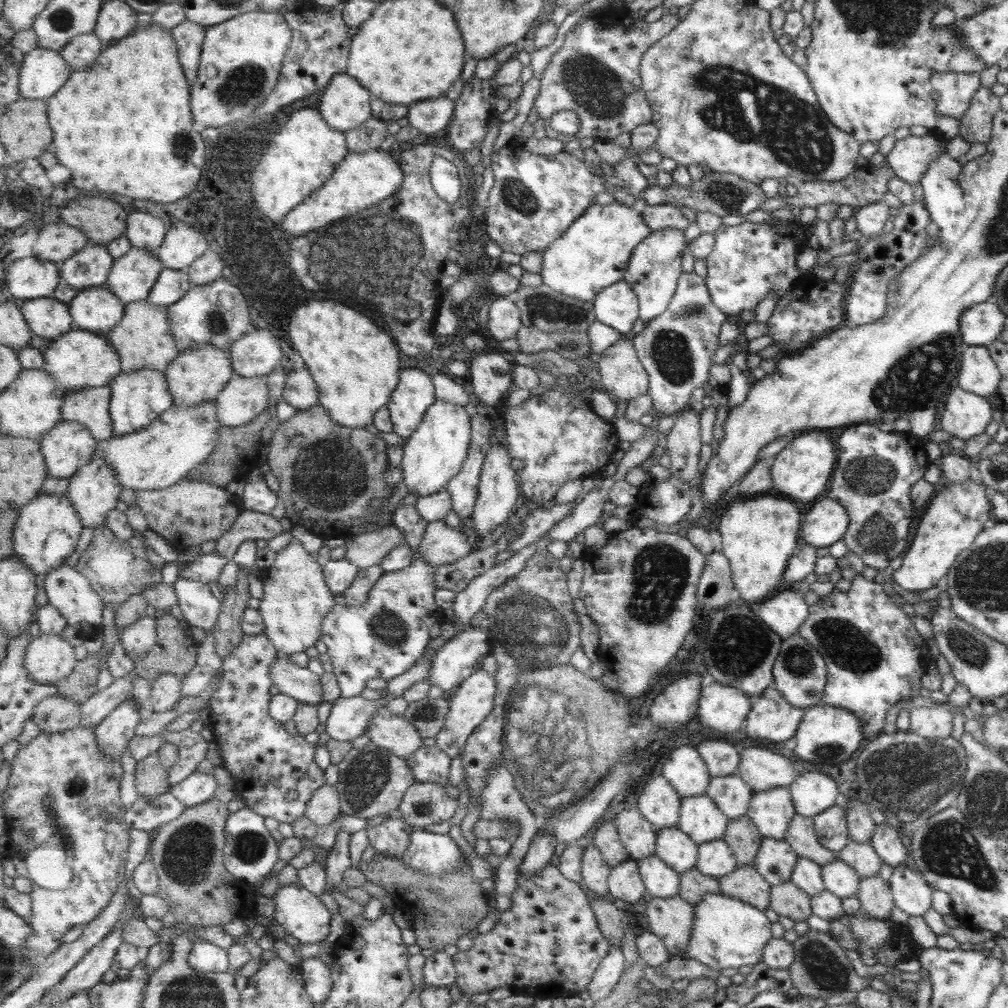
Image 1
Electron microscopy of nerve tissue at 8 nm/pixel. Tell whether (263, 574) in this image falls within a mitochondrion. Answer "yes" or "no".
no

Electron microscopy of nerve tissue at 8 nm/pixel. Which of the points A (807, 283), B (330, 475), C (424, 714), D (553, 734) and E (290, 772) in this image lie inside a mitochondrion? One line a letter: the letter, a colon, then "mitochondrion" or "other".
A: other
B: mitochondrion
C: mitochondrion
D: mitochondrion
E: other

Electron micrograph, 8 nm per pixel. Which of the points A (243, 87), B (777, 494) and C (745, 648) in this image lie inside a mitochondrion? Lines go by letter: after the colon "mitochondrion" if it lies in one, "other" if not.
A: mitochondrion
B: other
C: mitochondrion

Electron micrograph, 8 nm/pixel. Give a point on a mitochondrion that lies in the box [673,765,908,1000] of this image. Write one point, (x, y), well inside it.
(827, 973)

